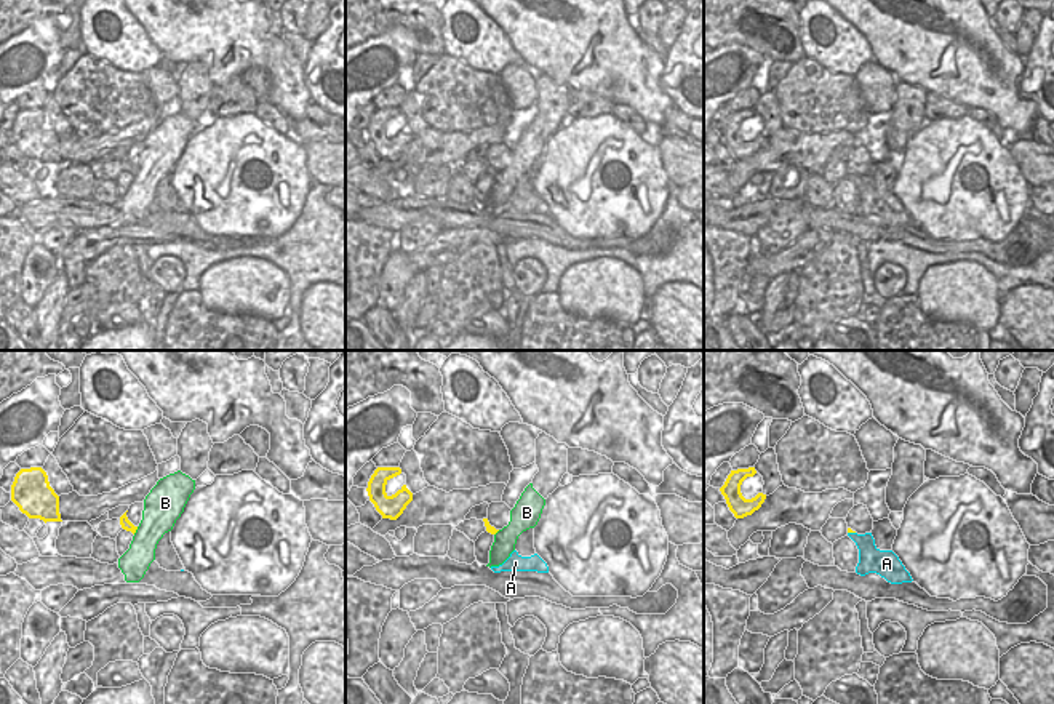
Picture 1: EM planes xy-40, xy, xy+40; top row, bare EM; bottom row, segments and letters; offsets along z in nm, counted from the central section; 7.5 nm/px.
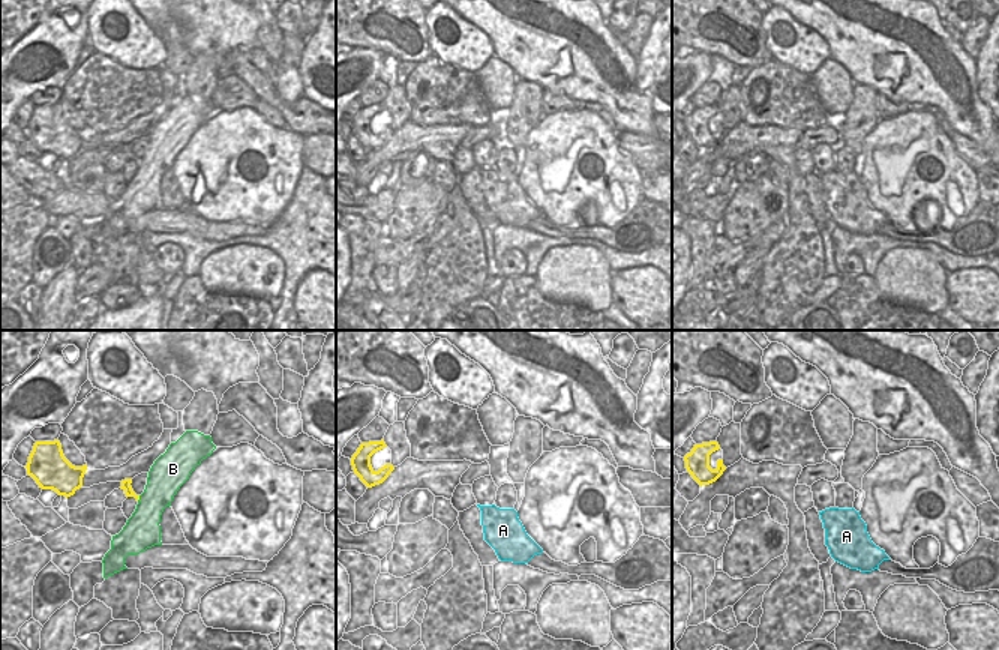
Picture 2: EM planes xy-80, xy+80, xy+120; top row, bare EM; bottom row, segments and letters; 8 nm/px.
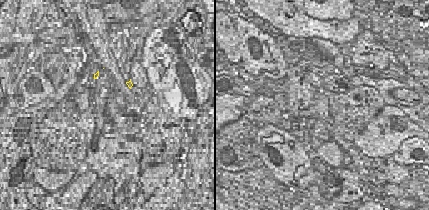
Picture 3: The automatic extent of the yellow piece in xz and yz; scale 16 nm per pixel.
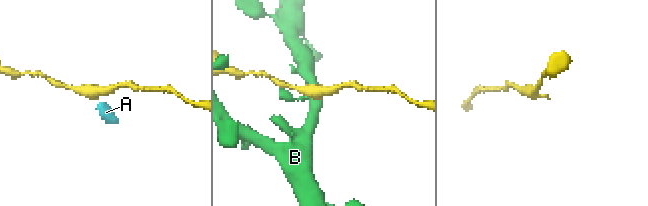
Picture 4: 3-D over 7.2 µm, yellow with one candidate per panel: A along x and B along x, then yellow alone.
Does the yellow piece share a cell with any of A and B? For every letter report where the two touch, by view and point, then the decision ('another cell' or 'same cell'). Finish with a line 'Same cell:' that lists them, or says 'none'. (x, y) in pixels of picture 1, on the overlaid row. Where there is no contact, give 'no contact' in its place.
A: xy+40 (851, 532) | same cell
B: xy-40 (136, 528) | another cell
Same cell: A

